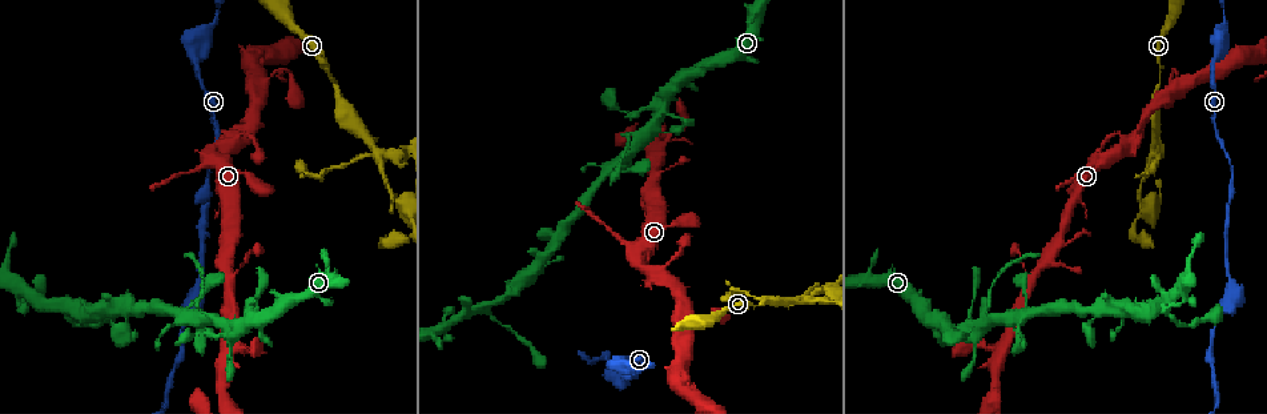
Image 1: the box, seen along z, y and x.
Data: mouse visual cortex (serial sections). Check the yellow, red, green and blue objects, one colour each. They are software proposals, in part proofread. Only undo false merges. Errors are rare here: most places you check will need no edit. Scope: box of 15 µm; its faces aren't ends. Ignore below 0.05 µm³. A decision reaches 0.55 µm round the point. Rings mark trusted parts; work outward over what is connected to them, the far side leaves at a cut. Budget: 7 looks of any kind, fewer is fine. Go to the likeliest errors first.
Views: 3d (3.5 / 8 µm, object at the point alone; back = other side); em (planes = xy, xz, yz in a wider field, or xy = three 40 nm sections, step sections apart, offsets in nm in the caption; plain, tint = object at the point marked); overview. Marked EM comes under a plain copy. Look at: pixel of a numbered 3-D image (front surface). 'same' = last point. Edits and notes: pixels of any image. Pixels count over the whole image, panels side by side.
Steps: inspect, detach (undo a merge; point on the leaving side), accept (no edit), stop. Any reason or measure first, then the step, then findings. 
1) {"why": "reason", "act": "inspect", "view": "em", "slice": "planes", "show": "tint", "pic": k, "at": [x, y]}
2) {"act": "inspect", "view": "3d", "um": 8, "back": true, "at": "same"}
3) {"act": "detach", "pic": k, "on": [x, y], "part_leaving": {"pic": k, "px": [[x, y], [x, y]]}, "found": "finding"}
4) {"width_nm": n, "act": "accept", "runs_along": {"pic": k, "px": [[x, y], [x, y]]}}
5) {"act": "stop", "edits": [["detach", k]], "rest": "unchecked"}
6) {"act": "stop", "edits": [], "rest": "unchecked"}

{"why": "thick turns thin", "act": "inspect", "view": "em", "slice": "planes", "show": "tint", "pic": 1, "at": [622, 135]}

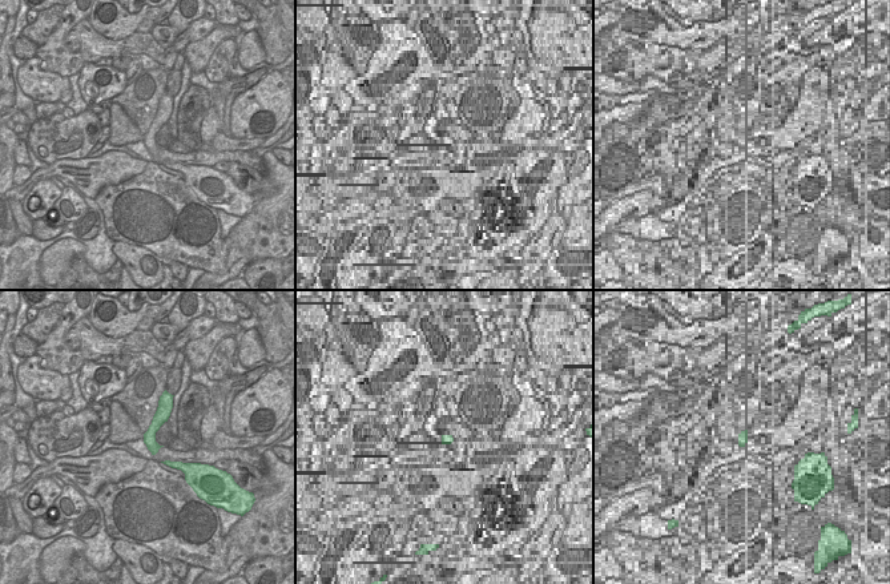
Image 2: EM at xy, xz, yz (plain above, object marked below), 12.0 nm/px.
{"act": "inspect", "view": "3d", "um": 3.5, "at": "same"}

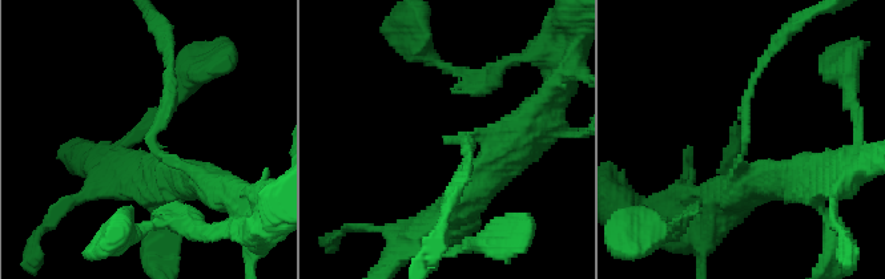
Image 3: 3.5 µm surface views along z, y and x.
{"arm_widths_nm": [100, 450], "act": "accept", "runs_along": {"pic": 2, "px": [[162, 401], [153, 448]]}, "found": "continuous, no second cell"}

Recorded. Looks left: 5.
{"why": "abrupt turn", "act": "inspect", "view": "3d", "um": 8, "pic": 1, "at": [381, 154]}

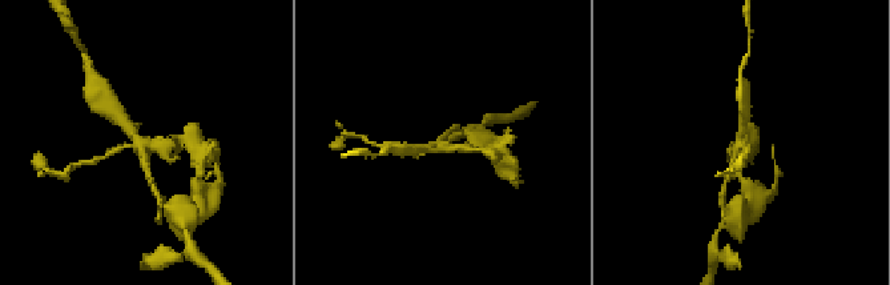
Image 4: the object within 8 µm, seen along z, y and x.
{"act": "inspect", "view": "em", "slice": "planes", "show": "tint", "pic": 4, "at": [143, 145]}

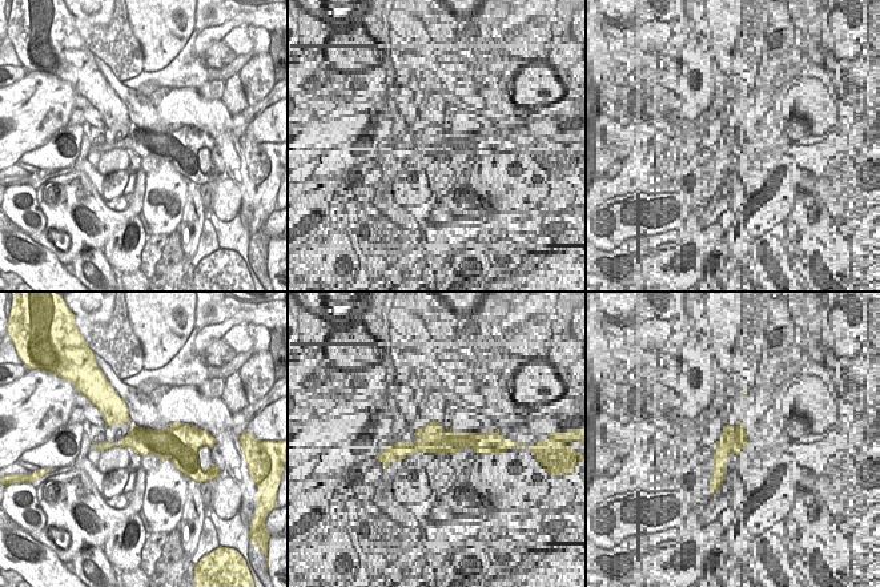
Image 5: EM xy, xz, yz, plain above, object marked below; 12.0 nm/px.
{"act": "accept", "runs_along": {"pic": 4, "px": [[116, 113], [141, 143], [149, 180]]}, "found": "continuous, no second cell"}

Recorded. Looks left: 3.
{"why": "sharp bend", "act": "inspect", "view": "3d", "um": 3.5, "pic": 1, "at": [748, 290]}

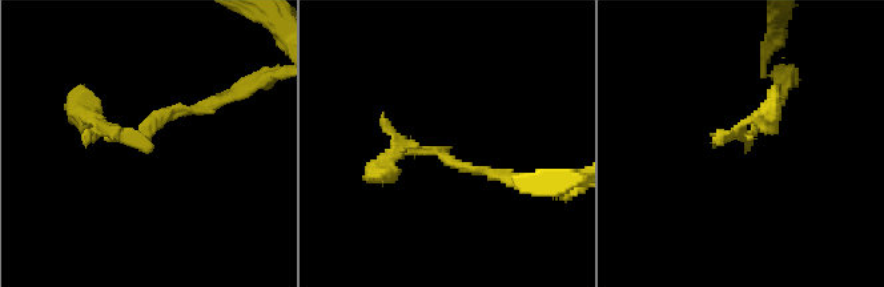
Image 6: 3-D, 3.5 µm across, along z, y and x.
{"why": "shape alone is not enough", "act": "inspect", "view": "em", "slice": "planes", "show": "tint", "pic": 6, "at": [438, 151]}

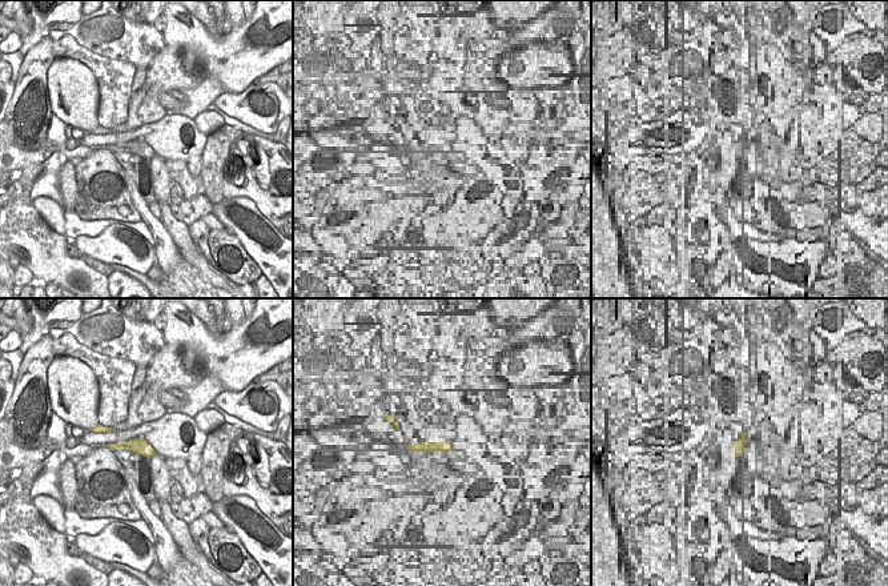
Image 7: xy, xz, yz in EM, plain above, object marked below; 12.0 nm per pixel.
{"width_nm": 200, "act": "accept", "runs_along": {"pic": 6, "px": [[503, 178], [405, 144], [381, 174]]}, "found": "one cell here"}

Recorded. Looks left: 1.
{"act": "stop", "edits": [], "rest": "unchecked"}

